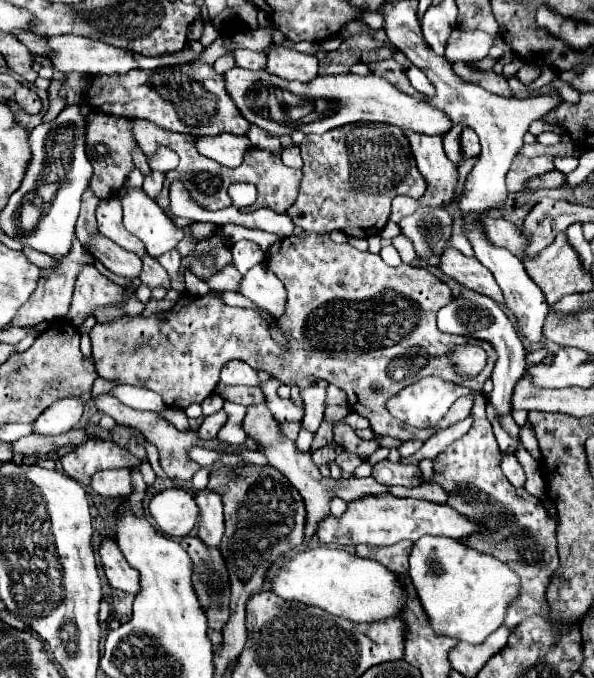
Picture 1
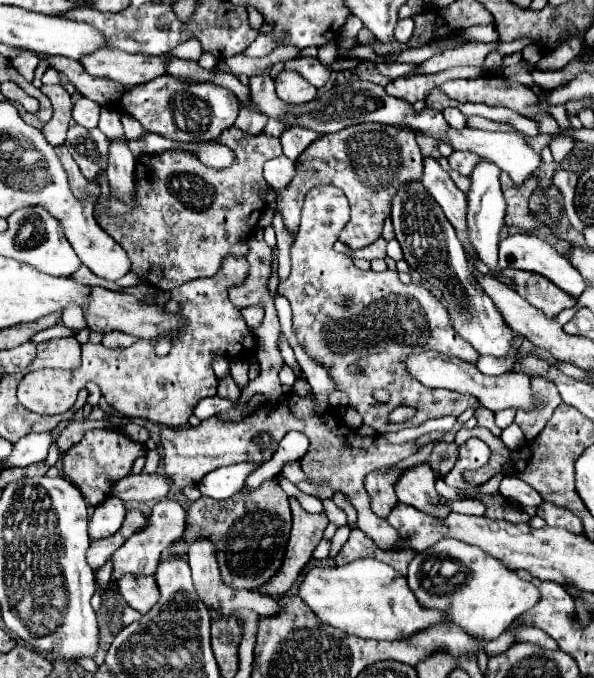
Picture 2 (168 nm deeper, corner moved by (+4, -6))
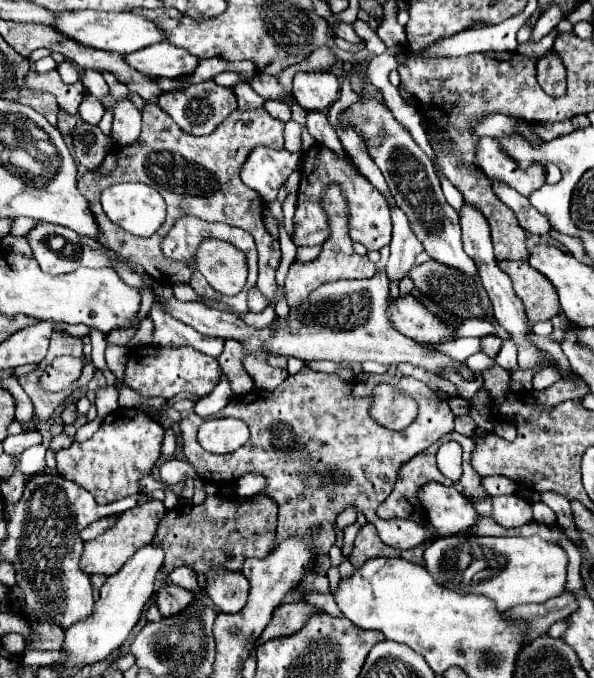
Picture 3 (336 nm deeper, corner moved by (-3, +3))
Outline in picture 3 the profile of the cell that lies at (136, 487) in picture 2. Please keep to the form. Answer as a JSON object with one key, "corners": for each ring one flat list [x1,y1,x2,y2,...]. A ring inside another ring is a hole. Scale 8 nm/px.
{"corners":[[165,460,161,466,159,466,159,478,161,482,165,482,167,486,175,486,179,482,183,482,185,478,195,478,195,470,185,462,185,460]]}

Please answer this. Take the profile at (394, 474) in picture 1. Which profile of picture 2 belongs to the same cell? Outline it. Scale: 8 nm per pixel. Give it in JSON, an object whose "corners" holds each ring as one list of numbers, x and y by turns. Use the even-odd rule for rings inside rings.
{"corners":[[428,465,408,469,396,483,398,501,412,505,432,517,448,517,448,513,452,511,442,503,442,497,436,493,434,481,436,477]]}

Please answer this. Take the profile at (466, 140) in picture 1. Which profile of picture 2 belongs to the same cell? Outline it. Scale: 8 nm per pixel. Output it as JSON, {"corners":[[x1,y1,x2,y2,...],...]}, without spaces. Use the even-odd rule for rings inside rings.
{"corners":[[454,151,450,157,450,167,454,171,458,171,460,175,470,175,472,169,476,167,476,161,480,161,480,157,476,153,468,153,468,151]]}

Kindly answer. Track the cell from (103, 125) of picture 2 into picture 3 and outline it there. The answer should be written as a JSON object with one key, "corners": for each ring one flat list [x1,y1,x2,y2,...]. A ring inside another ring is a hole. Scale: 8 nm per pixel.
{"corners":[[85,70,85,76,81,78,81,82,83,82,85,90,87,90,89,94,93,94,95,98,99,98,99,96,103,98,103,96,109,94,109,86,107,86,103,74,97,72,97,70]]}

